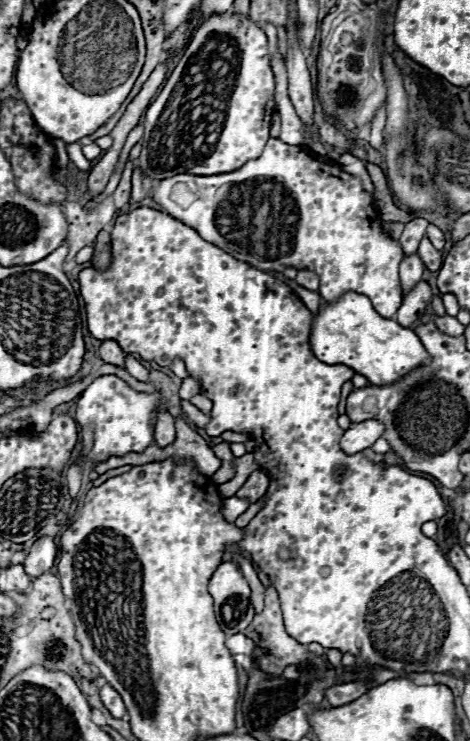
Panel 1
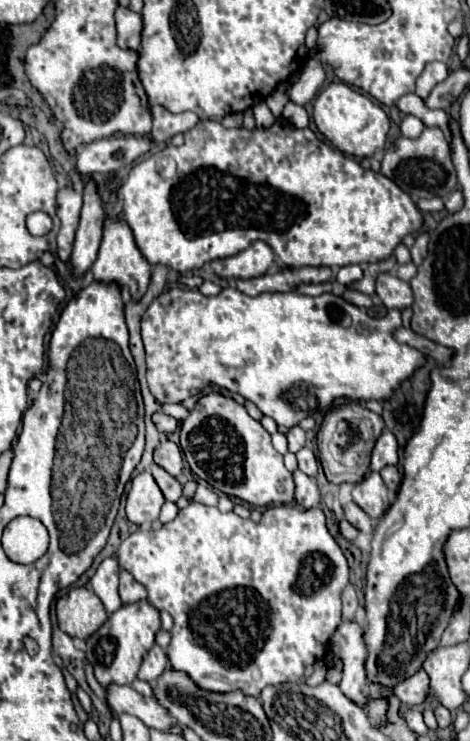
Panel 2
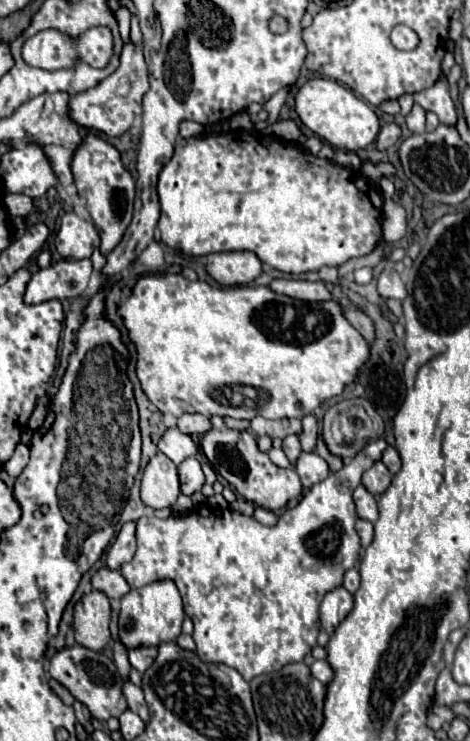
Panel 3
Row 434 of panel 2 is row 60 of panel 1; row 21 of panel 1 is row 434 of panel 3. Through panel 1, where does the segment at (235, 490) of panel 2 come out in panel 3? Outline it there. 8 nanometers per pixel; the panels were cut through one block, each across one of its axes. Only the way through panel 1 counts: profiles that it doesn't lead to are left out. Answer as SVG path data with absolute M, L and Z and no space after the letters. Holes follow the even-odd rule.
M210 430L208 434L204 434L200 446L202 446L208 462L212 464L212 468L220 476L224 476L230 482L230 486L236 488L236 492L240 492L246 500L250 500L266 510L280 512L282 508L288 506L290 500L302 496L302 484L300 484L296 470L274 466L270 462L268 454L258 450L256 438L248 430L244 430L244 432Z

